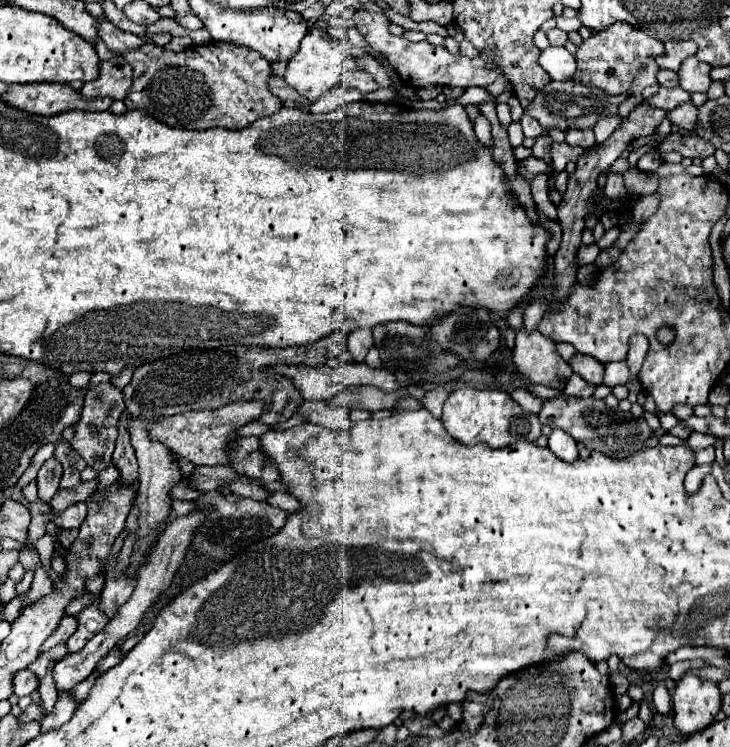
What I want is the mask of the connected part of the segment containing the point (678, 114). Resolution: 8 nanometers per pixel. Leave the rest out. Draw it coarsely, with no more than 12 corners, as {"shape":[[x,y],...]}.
{"shape":[[693,103],[677,105],[669,111],[671,123],[681,129],[697,125],[699,107]]}

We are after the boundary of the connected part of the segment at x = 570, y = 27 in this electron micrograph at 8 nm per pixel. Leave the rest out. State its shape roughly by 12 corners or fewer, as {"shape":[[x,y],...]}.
{"shape":[[555,17],[557,28],[569,33],[582,26],[577,17]]}

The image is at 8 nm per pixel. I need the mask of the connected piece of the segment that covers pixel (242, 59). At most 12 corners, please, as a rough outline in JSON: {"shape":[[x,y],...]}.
{"shape":[[147,43],[129,109],[181,129],[273,115],[271,63],[209,43]]}

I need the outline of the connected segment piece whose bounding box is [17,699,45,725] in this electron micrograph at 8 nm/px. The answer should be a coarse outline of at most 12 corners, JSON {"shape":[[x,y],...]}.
{"shape":[[33,701],[17,717],[21,725],[43,719],[43,701]]}

